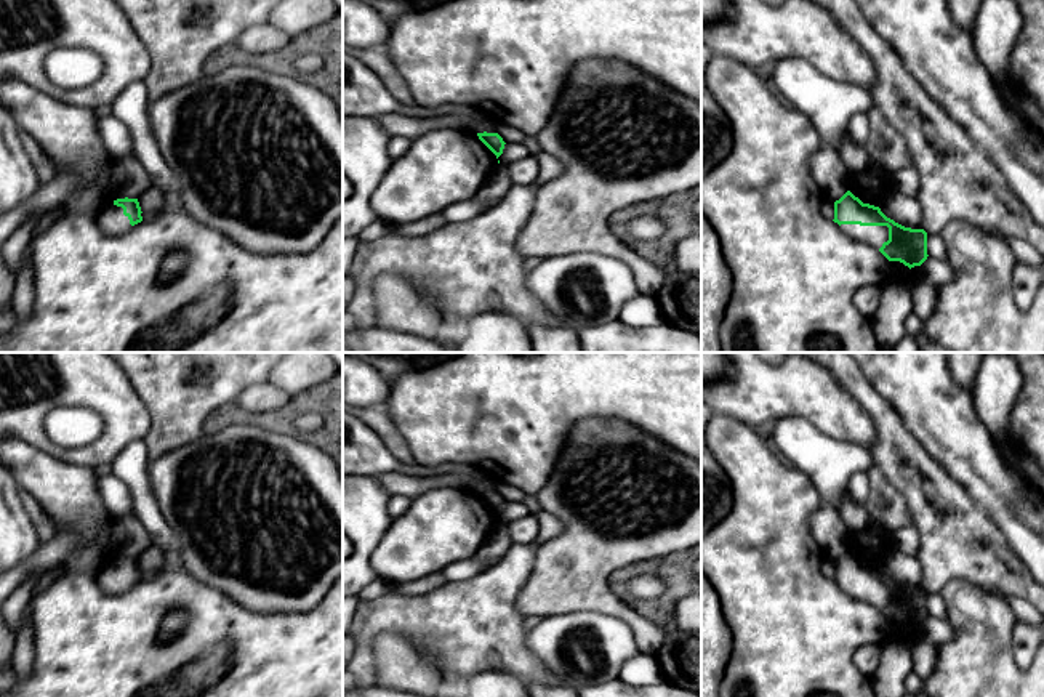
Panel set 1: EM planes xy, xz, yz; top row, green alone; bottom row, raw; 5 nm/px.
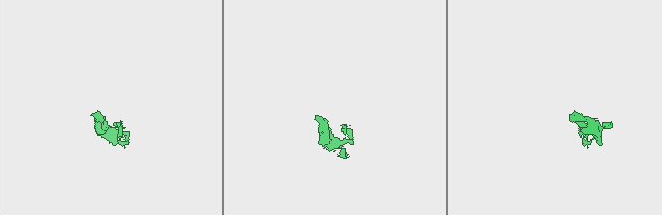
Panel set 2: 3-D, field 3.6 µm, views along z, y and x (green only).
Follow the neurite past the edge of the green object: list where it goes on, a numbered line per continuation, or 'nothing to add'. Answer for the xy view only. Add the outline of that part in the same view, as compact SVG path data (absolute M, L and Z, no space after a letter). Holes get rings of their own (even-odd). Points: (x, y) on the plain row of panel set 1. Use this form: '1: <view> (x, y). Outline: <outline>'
1: xy (111, 577). Outline: M114 559L98 574L98 583L106 593L125 593L131 588L128 575L123 574L123 567L117 566Z

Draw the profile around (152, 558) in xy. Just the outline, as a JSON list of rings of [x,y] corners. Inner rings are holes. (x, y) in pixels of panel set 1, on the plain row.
[[[151,545],[138,556],[138,561],[141,570],[152,575],[165,567],[167,556],[159,546]]]

